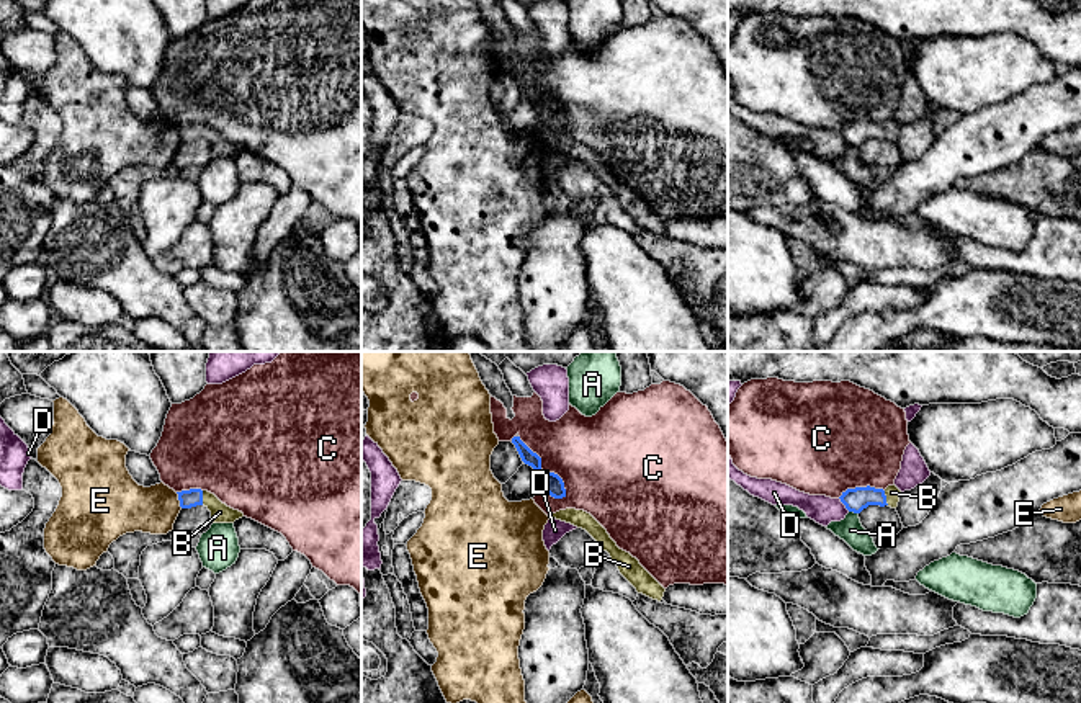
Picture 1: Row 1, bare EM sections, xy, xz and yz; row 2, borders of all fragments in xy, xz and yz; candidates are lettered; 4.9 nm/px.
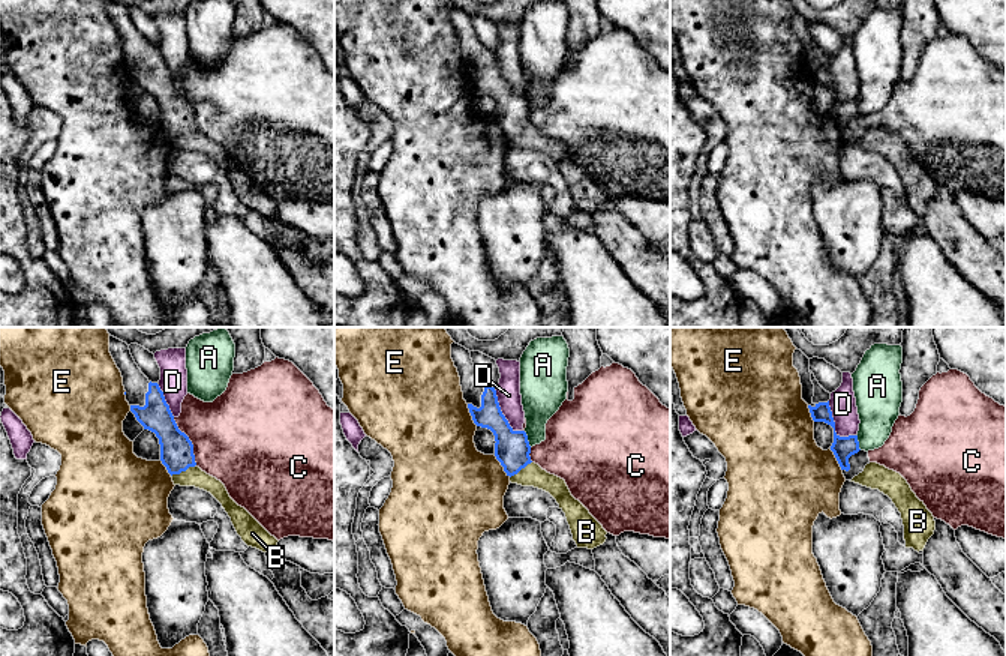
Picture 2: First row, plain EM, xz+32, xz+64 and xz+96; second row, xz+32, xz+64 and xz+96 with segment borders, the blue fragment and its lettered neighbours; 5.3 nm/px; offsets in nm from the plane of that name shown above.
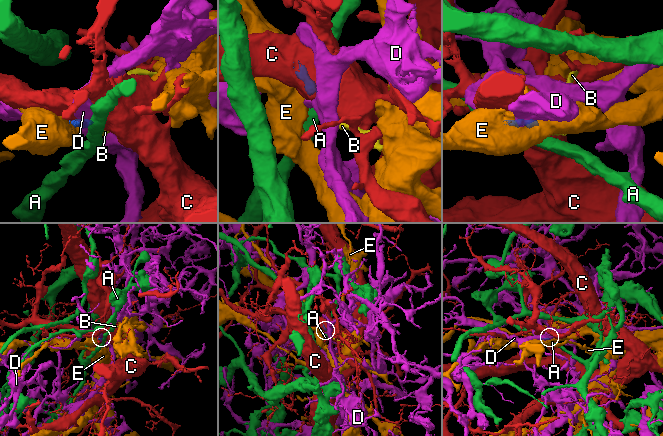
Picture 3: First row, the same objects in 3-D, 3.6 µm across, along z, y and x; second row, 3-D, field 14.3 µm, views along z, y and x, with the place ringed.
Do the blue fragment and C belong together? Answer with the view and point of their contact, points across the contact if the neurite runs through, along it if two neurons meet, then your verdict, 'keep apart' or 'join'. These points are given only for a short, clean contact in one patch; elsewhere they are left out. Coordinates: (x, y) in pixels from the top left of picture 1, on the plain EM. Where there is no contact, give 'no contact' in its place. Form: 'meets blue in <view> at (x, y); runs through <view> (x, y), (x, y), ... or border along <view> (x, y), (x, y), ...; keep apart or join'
meets blue in xz at (543, 105); keep apart

